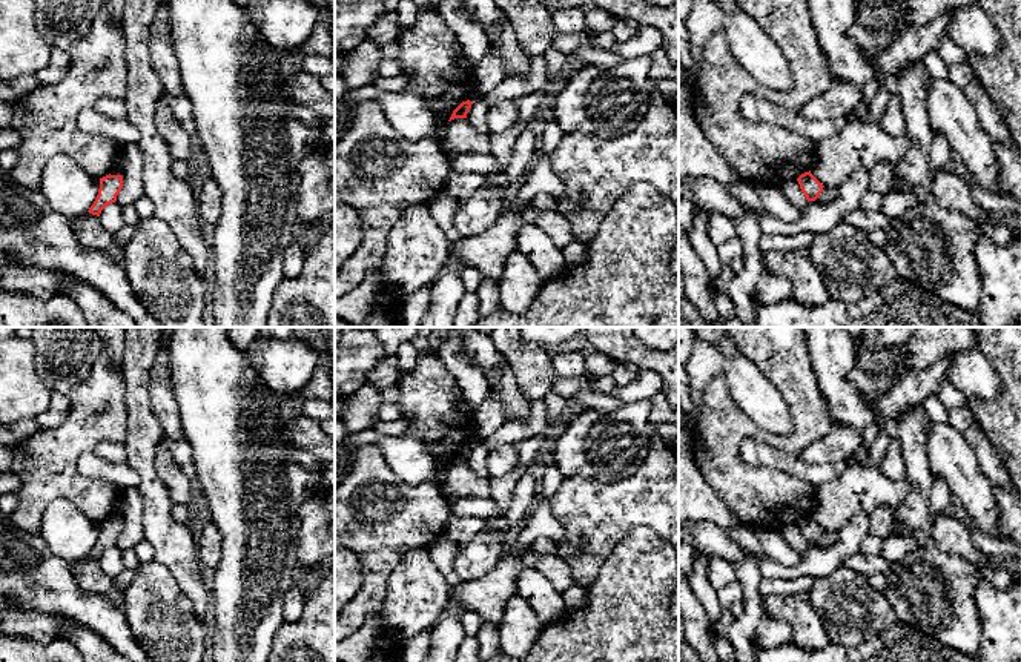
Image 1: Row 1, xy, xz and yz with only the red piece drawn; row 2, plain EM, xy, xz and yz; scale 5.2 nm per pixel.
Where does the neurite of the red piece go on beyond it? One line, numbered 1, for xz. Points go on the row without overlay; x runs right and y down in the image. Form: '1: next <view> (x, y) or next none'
1: next none

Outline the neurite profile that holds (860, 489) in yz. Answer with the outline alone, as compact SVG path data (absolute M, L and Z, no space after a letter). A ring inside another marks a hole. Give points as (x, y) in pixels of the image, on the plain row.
M867 465L846 467L844 472L818 485L815 492L815 504L811 518L823 528L838 531L855 515L869 515L878 505L887 505L892 510L898 508L909 493L909 481L889 479L880 468Z

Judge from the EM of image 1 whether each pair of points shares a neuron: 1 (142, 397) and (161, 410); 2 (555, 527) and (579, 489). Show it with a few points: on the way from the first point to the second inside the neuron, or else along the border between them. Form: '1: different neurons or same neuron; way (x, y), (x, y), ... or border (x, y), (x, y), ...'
1: different neurons; border (151, 366), (151, 409), (165, 433)
2: different neurons; border (561, 486), (551, 499), (564, 530), (556, 542)

